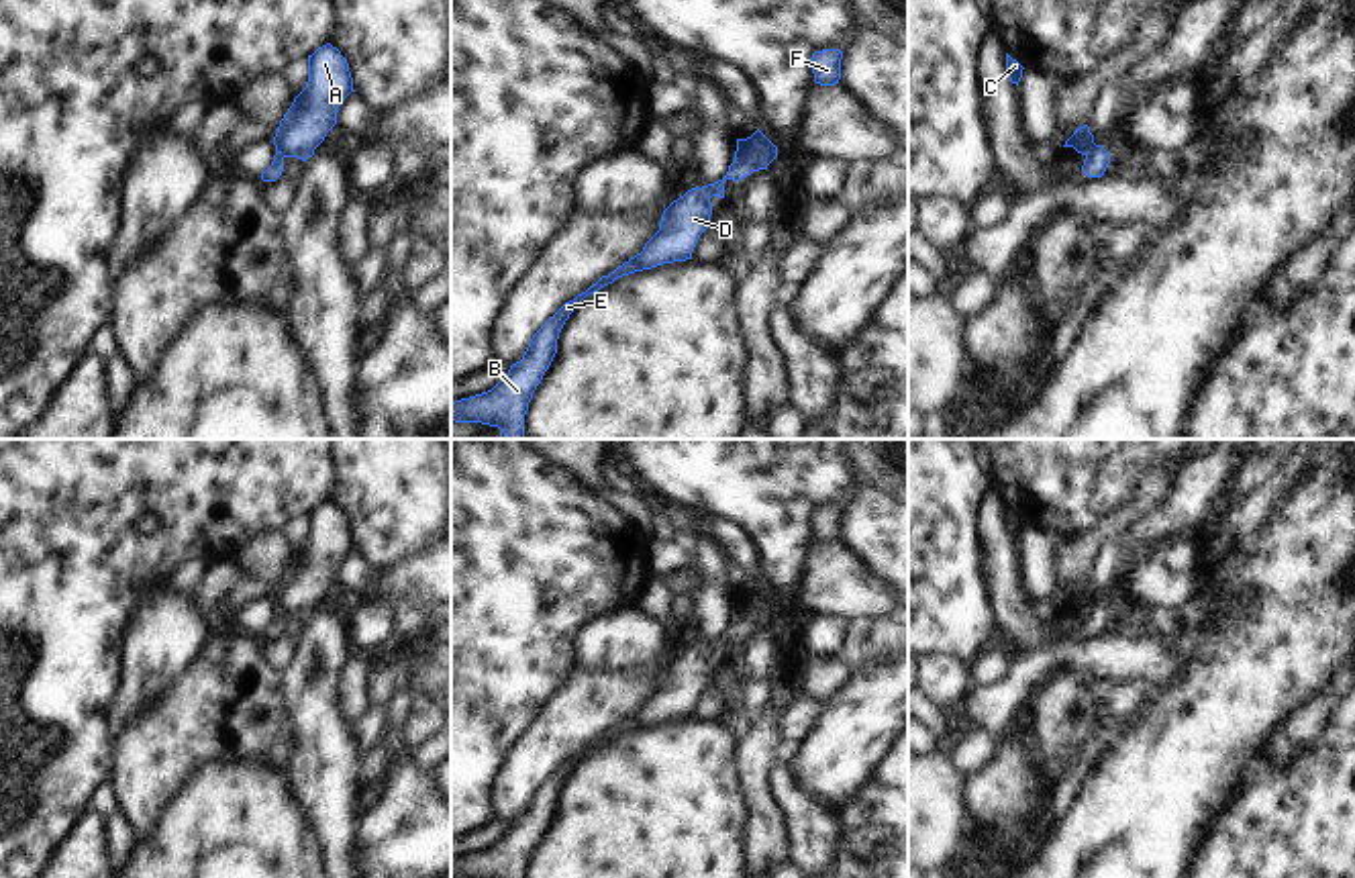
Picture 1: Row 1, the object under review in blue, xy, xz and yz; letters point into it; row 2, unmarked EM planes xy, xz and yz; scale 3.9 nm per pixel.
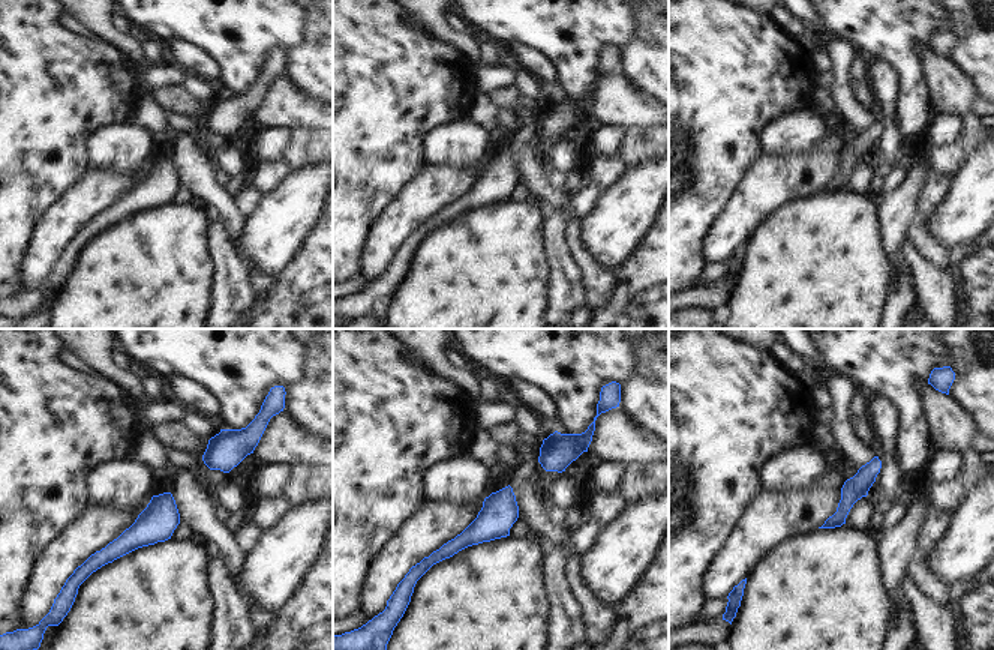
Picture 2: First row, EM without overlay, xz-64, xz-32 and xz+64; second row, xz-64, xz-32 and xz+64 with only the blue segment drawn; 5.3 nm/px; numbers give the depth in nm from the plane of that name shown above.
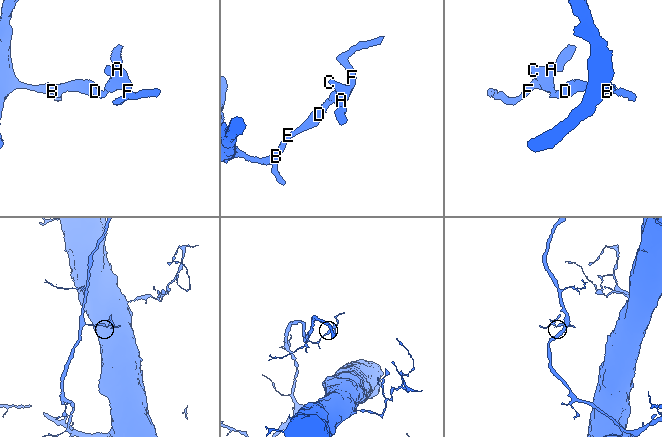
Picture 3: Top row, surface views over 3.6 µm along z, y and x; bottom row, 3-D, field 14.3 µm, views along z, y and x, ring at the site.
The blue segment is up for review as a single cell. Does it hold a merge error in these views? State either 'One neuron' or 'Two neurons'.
One neuron

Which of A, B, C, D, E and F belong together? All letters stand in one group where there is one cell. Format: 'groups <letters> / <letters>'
groups A B C D E F

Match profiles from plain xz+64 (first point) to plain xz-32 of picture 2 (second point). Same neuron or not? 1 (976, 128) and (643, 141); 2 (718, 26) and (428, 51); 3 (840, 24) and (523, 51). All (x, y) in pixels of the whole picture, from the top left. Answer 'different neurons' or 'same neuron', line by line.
1: same neuron
2: same neuron
3: different neurons

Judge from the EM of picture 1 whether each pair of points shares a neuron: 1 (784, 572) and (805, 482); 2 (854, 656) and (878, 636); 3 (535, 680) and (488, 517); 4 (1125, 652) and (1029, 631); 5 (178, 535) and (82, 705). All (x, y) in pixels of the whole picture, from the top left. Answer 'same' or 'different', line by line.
1: same
2: same
3: same
4: different
5: same

